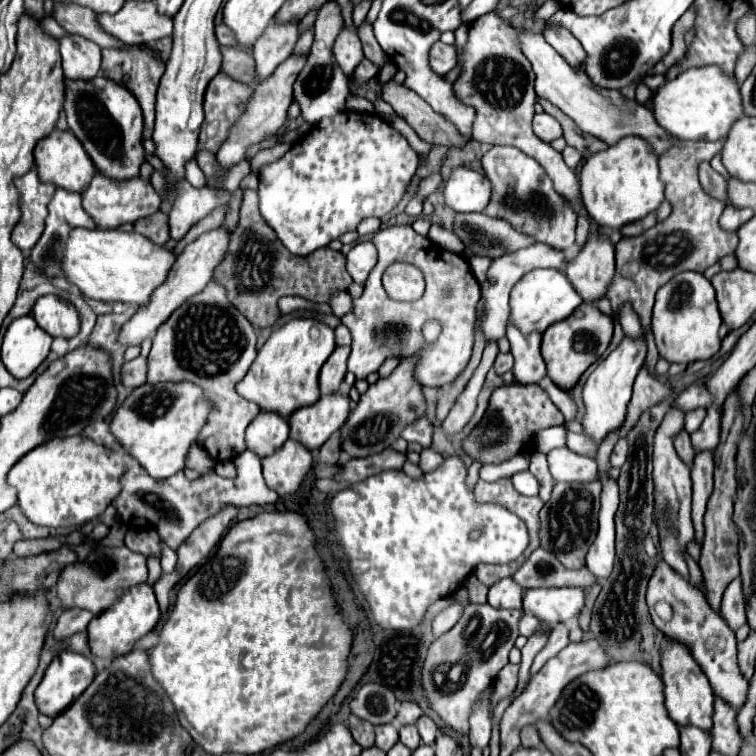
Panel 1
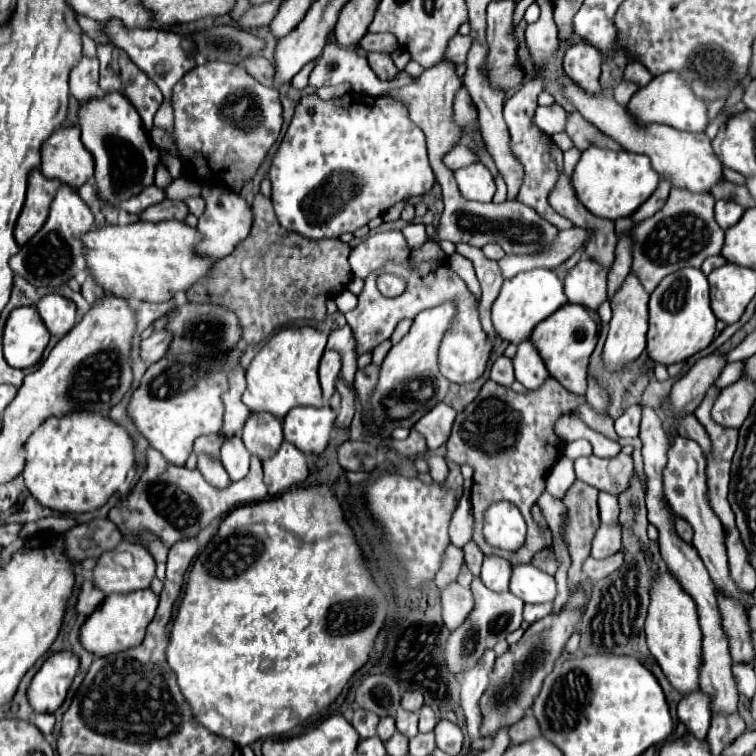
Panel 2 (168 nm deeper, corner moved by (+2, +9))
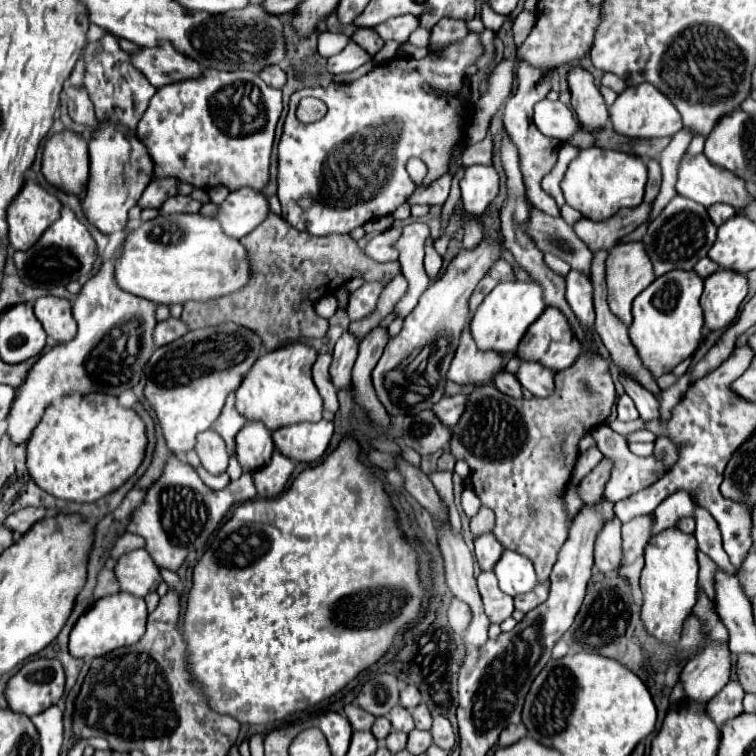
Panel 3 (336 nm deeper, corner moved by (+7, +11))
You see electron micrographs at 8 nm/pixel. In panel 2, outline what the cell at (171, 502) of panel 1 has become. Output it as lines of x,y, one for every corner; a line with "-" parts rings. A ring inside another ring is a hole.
154,449
146,451
148,465
144,473
140,475
138,483
130,489
130,493
120,499
116,507
110,509
108,517
114,521
116,527
120,527
122,535
130,541
136,543
136,535
144,529
156,533
168,547
172,547
178,539
188,537
188,535
198,535
200,529
208,527
216,517
232,511
234,507
242,503
252,503
252,501
262,501
268,497
268,489
264,485
262,477
262,461
252,455
250,459
250,473
232,483
226,489
218,489
210,485
198,469
190,471
186,467
174,467
162,459
162,455

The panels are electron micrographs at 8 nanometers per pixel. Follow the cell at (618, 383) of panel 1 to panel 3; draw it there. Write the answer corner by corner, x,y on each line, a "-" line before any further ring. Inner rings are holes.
635,241
635,243
621,243
621,245
615,245
613,249
609,249
609,255
607,255
607,261
605,261
605,267
607,267
607,287
609,287
609,307
611,311
625,323
625,325
631,325
633,317
631,317
631,303
633,299
653,283
655,279
655,273
653,273
653,265
651,265
651,259
647,257
645,253
645,245
641,241

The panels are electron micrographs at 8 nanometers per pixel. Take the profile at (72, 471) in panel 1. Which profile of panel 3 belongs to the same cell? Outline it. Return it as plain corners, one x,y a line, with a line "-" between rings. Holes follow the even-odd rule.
69,393
57,399
45,411
41,423
27,441
27,467
33,481
57,499
75,503
93,503
107,493
119,489
131,475
135,475
147,449
147,429
135,409
119,405
117,397
105,393

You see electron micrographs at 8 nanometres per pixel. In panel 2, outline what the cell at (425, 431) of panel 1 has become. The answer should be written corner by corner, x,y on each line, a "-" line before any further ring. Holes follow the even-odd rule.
438,403
432,411
428,411
416,425
414,429
426,439
428,443
428,449
434,451
438,447
442,447
450,435
450,427
454,423
454,409
444,405
444,403

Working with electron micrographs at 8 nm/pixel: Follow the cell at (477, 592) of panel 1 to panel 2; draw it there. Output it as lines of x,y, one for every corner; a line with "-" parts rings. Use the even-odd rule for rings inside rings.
468,541
468,543
464,545
464,557
466,557
466,565
468,565
468,569
472,571
472,575
474,575
474,577
480,577
480,567
482,567
484,555
480,553
480,549
476,547
474,541

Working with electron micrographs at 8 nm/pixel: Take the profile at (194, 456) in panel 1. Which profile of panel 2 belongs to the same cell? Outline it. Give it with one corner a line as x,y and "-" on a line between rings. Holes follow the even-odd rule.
198,455
198,471
214,487
228,487
232,483
228,473
226,473
226,469
222,467
222,463
212,459
212,457
208,457
208,455

